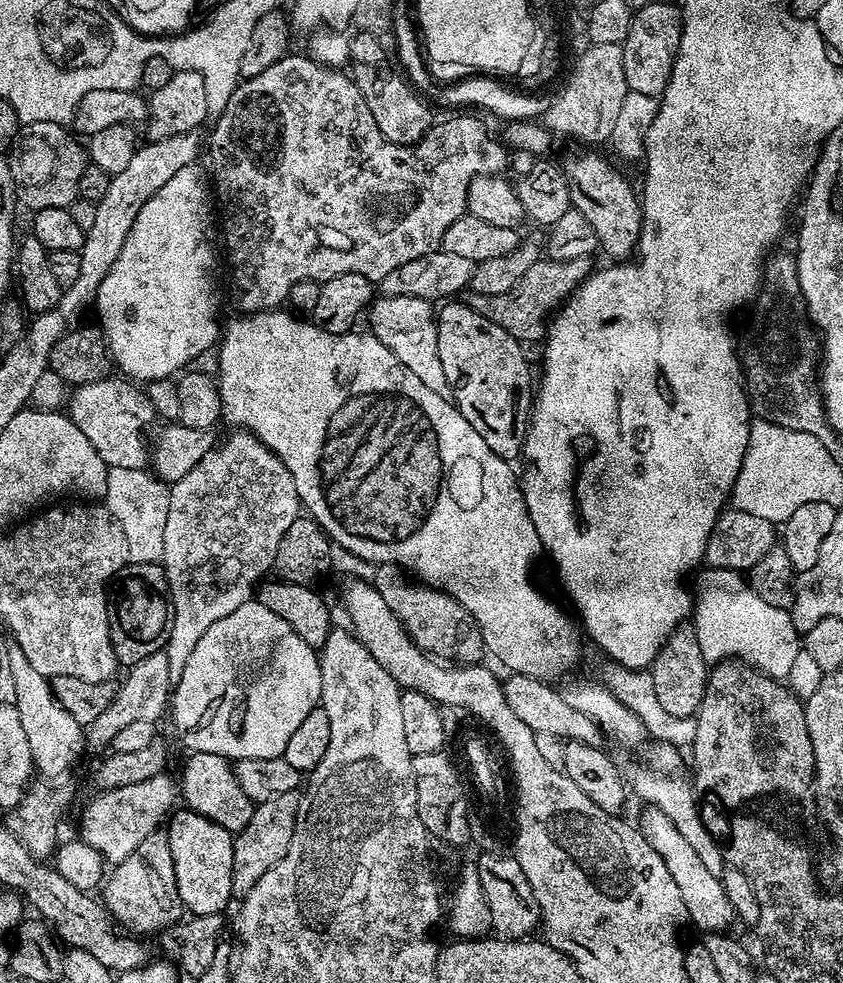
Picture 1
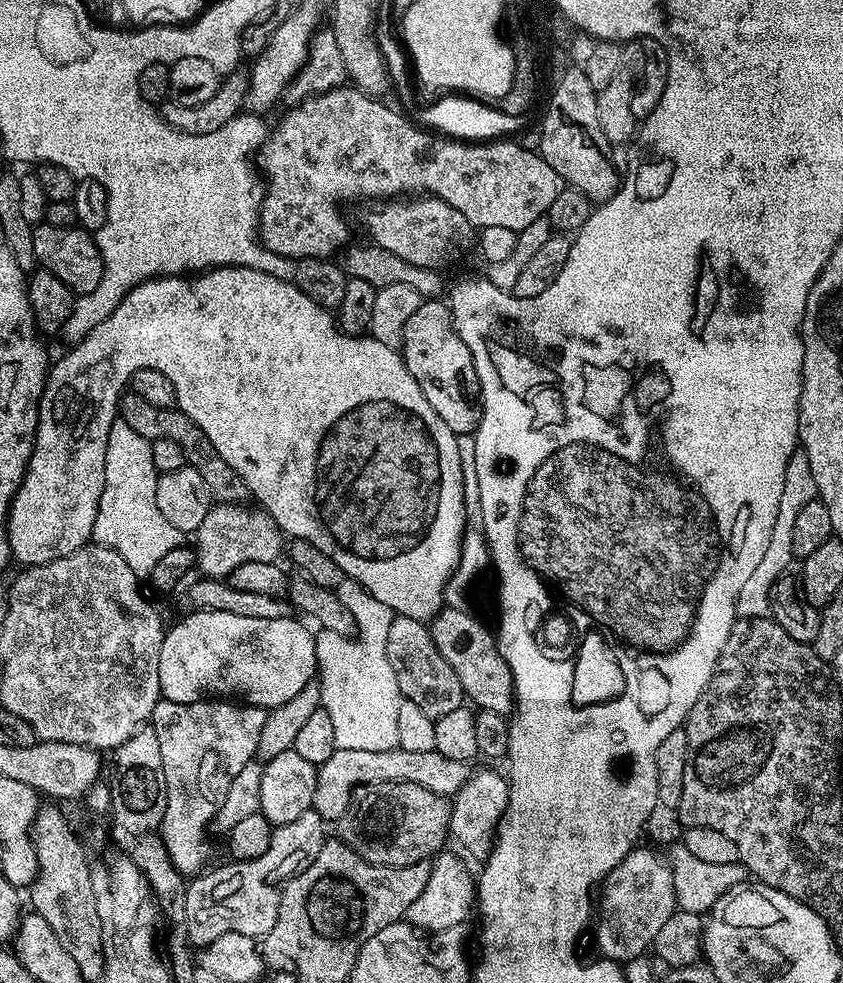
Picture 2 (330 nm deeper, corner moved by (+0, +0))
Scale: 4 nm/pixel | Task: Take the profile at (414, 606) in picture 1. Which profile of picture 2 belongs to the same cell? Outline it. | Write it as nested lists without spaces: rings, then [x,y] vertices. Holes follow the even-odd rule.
[[[393,615],[390,622],[390,638],[386,638],[386,654],[390,658],[390,666],[394,666],[394,674],[400,683],[401,697],[422,710],[431,720],[458,710],[465,703],[462,682],[458,682],[458,674],[442,658],[429,625],[422,620]]]

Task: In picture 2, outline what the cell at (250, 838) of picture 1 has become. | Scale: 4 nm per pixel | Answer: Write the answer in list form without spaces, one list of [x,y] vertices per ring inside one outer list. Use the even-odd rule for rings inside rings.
[[[309,810],[294,818],[294,822],[273,827],[266,854],[253,860],[227,862],[221,868],[209,867],[203,874],[189,879],[186,884],[189,941],[196,946],[206,946],[227,932],[253,938],[265,936],[278,918],[282,889],[296,873],[310,866],[310,862],[314,862],[314,858],[318,858],[324,849],[324,828],[326,821],[315,810]]]

